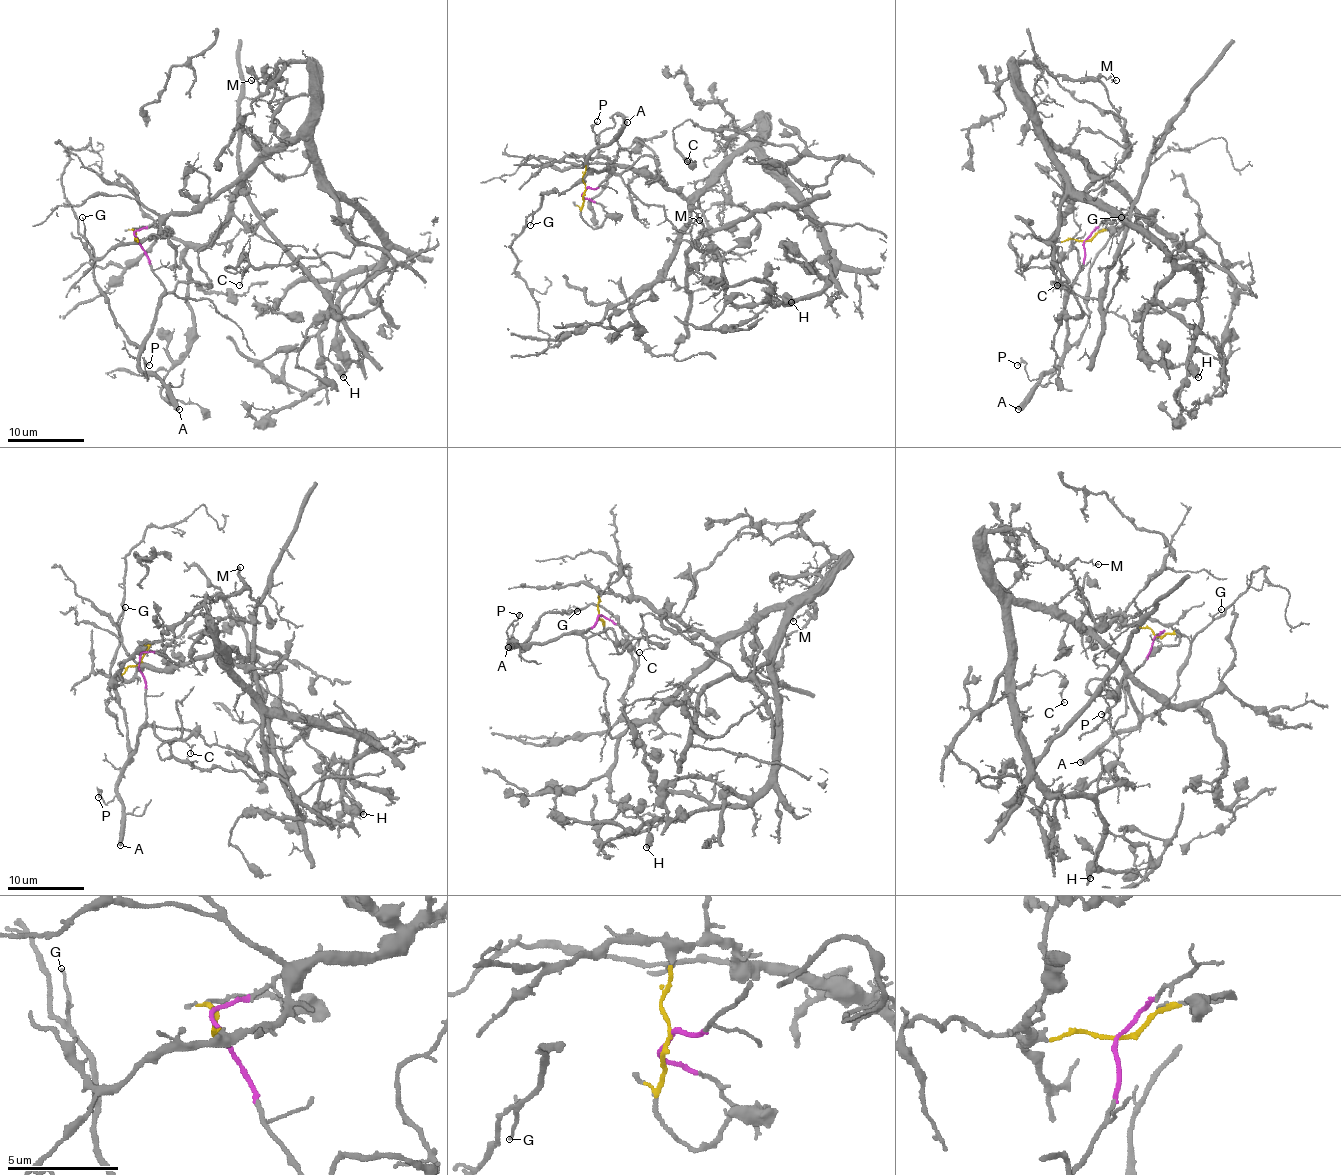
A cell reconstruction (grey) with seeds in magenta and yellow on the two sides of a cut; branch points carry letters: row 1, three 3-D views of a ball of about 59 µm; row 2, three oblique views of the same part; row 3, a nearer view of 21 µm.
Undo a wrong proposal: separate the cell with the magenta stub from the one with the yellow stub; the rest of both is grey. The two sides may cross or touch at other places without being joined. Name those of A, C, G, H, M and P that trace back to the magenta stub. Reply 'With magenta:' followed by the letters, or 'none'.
With magenta: A, G, P

